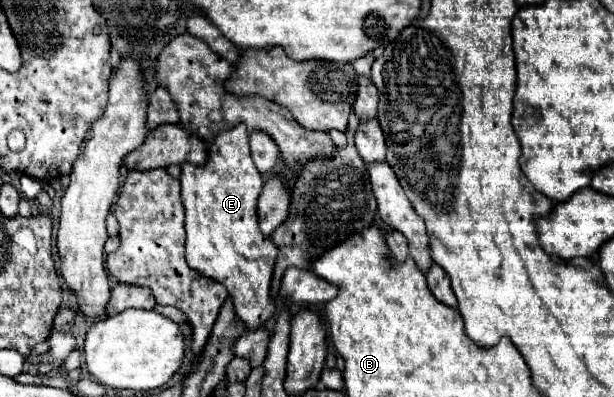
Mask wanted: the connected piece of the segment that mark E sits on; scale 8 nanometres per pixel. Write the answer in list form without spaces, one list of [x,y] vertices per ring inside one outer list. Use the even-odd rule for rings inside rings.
[[[243,123],[219,131],[215,135],[213,143],[209,145],[209,159],[205,165],[183,165],[181,197],[185,205],[187,263],[191,269],[199,271],[201,275],[225,285],[227,293],[233,299],[237,319],[245,323],[245,327],[251,331],[265,325],[275,313],[275,299],[271,297],[269,289],[271,289],[275,257],[279,251],[277,247],[273,247],[273,241],[261,233],[257,223],[257,197],[261,189],[263,189],[263,175],[257,171],[257,167],[251,161],[249,133]]]

